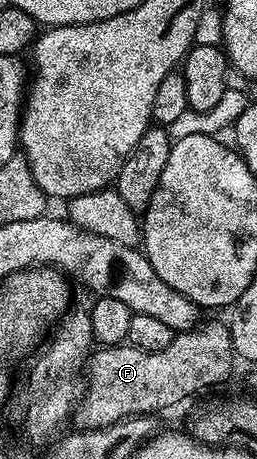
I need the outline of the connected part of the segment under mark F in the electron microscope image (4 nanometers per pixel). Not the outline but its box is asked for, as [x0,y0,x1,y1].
[73,322,237,431]

